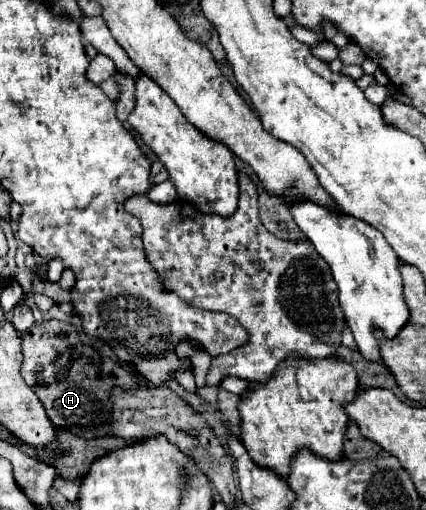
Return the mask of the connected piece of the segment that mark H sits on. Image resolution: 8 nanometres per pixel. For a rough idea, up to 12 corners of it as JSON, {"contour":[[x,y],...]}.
{"contour":[[58,319],[22,333],[20,375],[50,421],[110,435],[114,385],[138,383]]}

